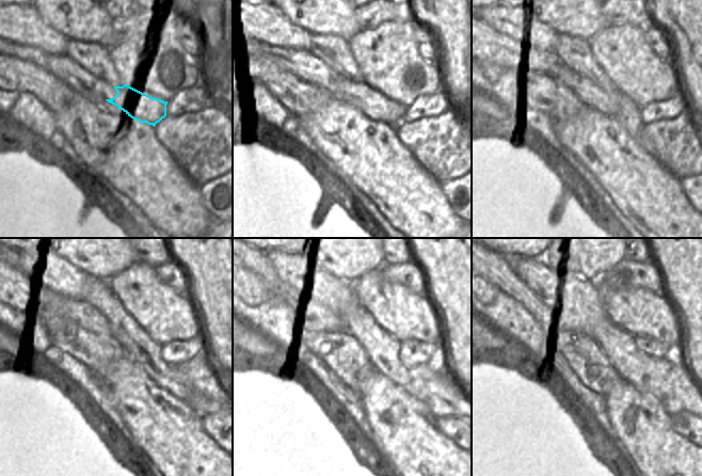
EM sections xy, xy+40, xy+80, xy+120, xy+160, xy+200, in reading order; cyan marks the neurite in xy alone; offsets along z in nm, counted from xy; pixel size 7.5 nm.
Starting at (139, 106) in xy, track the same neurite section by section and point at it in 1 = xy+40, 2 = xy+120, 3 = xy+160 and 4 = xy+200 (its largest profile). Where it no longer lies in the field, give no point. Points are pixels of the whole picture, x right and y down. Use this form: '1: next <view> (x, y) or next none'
1: next xy+40 (376, 106)
2: next xy+120 (84, 315)
3: next xy+160 (317, 316)
4: next xy+200 (495, 267)

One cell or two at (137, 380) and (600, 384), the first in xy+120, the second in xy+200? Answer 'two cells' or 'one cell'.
two cells

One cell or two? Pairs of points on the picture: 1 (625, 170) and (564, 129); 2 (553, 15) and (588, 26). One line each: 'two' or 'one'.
1: one
2: one

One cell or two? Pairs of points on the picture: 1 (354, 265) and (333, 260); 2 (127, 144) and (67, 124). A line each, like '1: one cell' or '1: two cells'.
1: one cell
2: one cell

